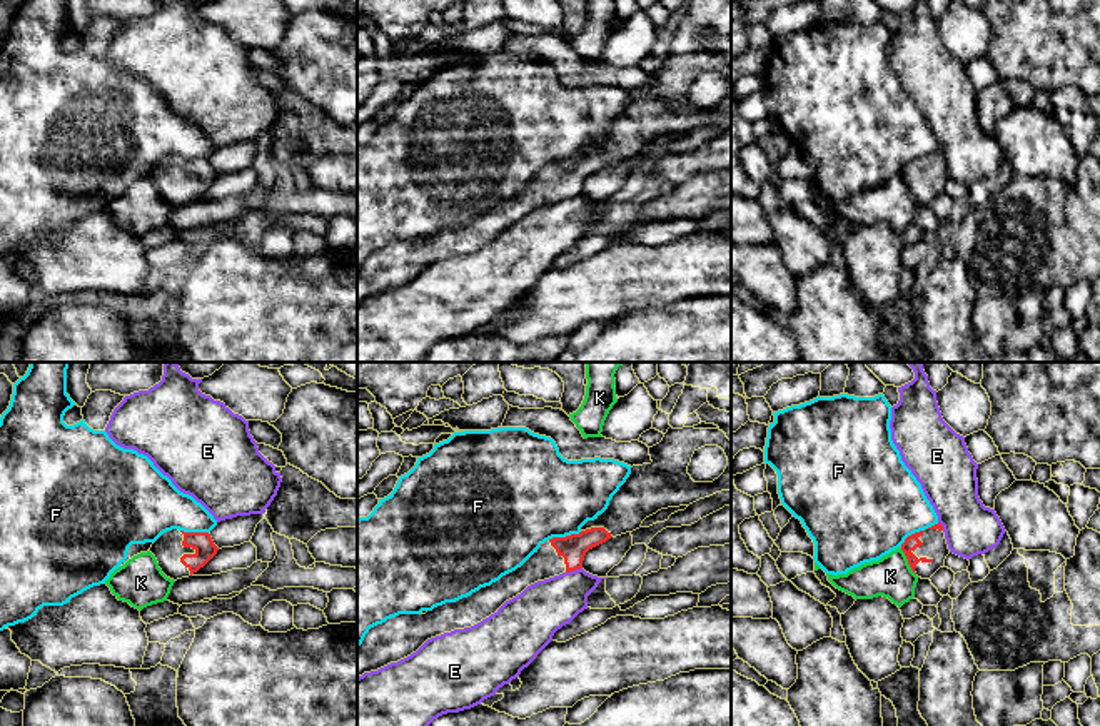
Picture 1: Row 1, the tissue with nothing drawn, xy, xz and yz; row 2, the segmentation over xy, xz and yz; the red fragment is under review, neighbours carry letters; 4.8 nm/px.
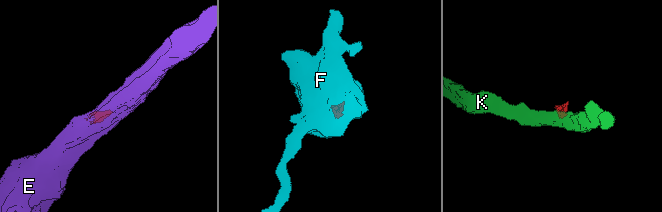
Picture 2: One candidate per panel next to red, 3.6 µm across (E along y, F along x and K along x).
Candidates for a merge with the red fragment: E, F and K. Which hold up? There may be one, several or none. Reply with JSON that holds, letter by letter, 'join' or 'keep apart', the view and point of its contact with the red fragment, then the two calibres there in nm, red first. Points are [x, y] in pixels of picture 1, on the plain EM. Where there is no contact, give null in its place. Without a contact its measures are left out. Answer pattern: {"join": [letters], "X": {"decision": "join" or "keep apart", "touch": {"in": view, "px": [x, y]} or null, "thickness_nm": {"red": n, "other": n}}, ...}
{"join": [], "E": {"decision": "keep apart", "touch": {"in": "xz", "px": [573, 196]}, "thickness_nm": {"red": 130, "other": 260}}, "F": {"decision": "keep apart", "touch": {"in": "yz", "px": [920, 157]}, "thickness_nm": {"red": 70, "other": 440}}, "K": {"decision": "keep apart", "touch": {"in": "yz", "px": [908, 187]}, "thickness_nm": {"red": 70, "other": 200}}}

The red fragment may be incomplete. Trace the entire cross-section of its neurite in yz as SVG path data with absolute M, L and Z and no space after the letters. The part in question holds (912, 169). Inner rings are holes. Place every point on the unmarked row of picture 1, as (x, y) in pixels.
M938 149L925 157L915 159L901 170L911 197L921 204L930 205L950 180L943 152Z

